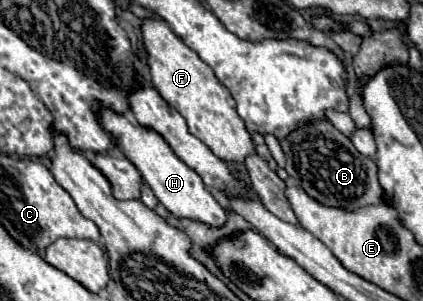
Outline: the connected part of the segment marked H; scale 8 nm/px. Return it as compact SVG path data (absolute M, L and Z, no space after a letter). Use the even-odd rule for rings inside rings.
M104 111L100 115L100 123L104 129L116 139L118 147L124 149L124 155L136 165L142 179L152 187L158 201L176 217L188 217L198 219L208 225L222 225L226 221L226 211L220 207L220 203L212 197L212 193L206 189L202 179L184 163L180 161L174 151L168 147L168 143L154 131L144 129L140 125L132 125L124 115L116 115L114 111Z

